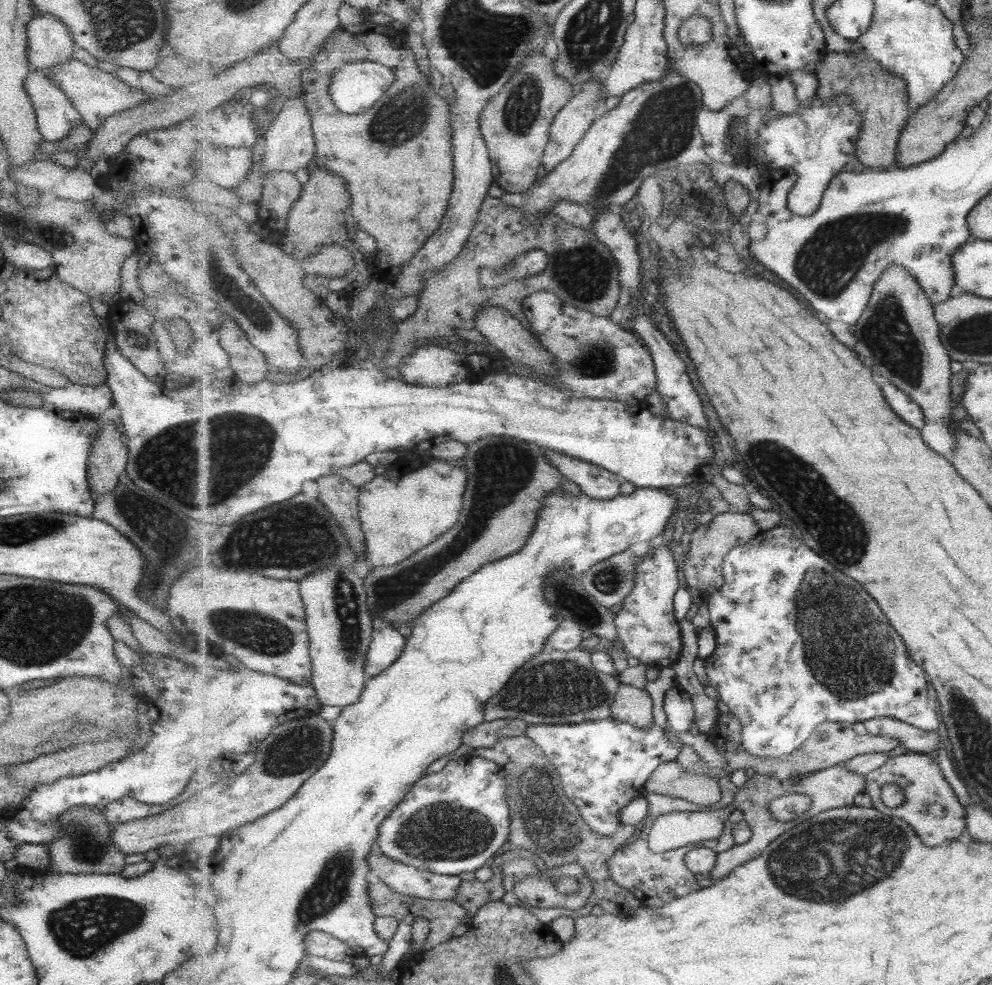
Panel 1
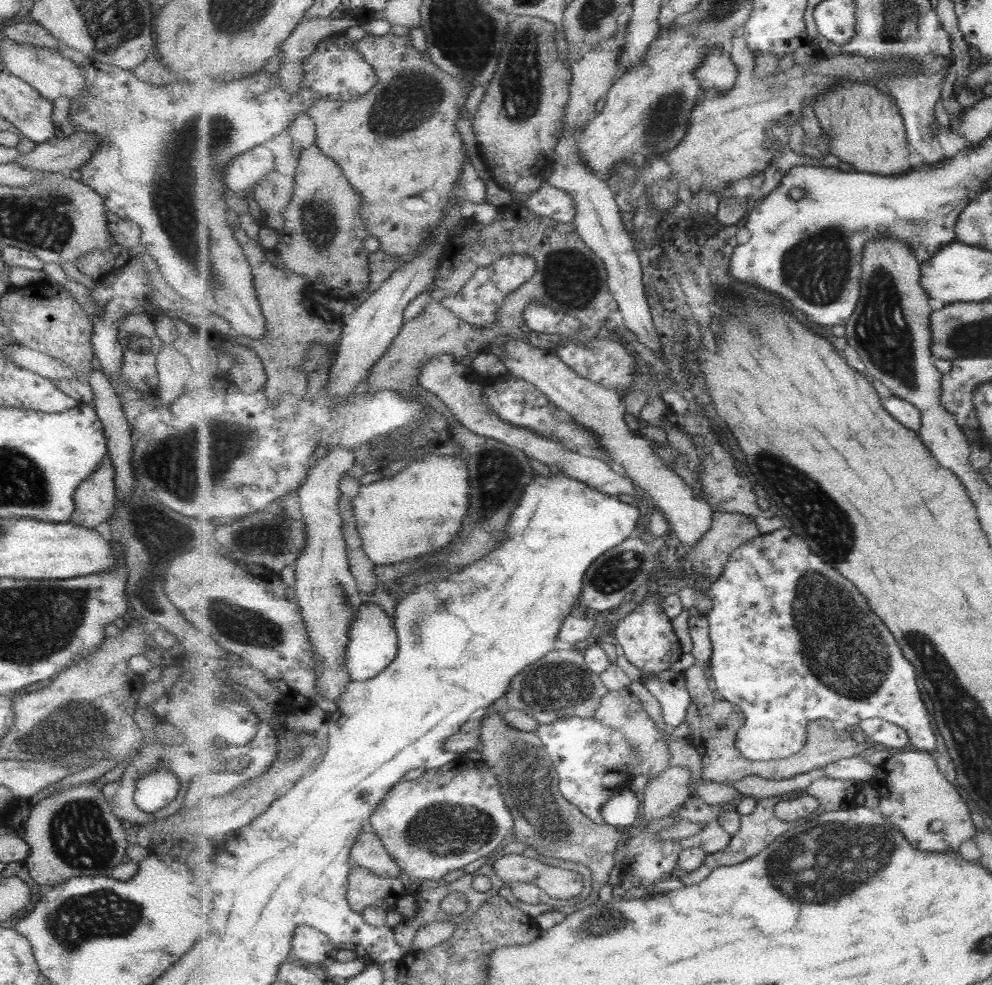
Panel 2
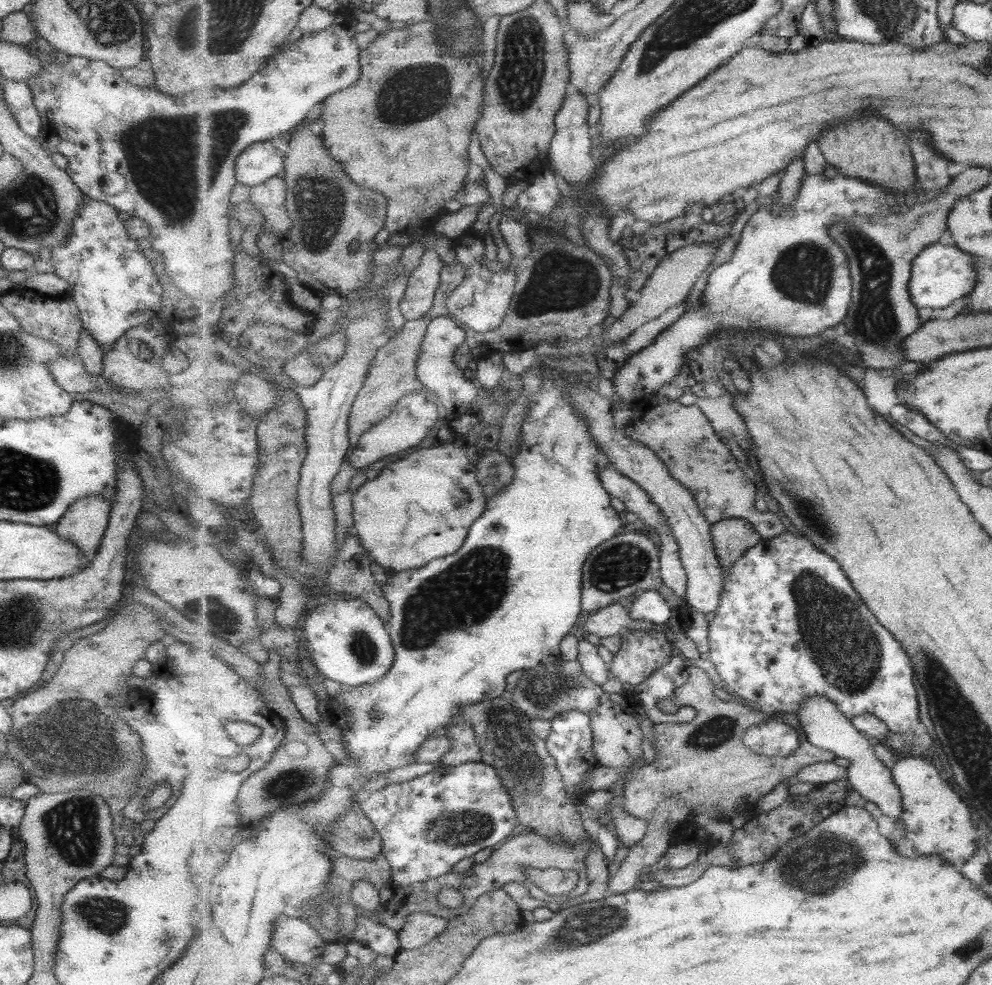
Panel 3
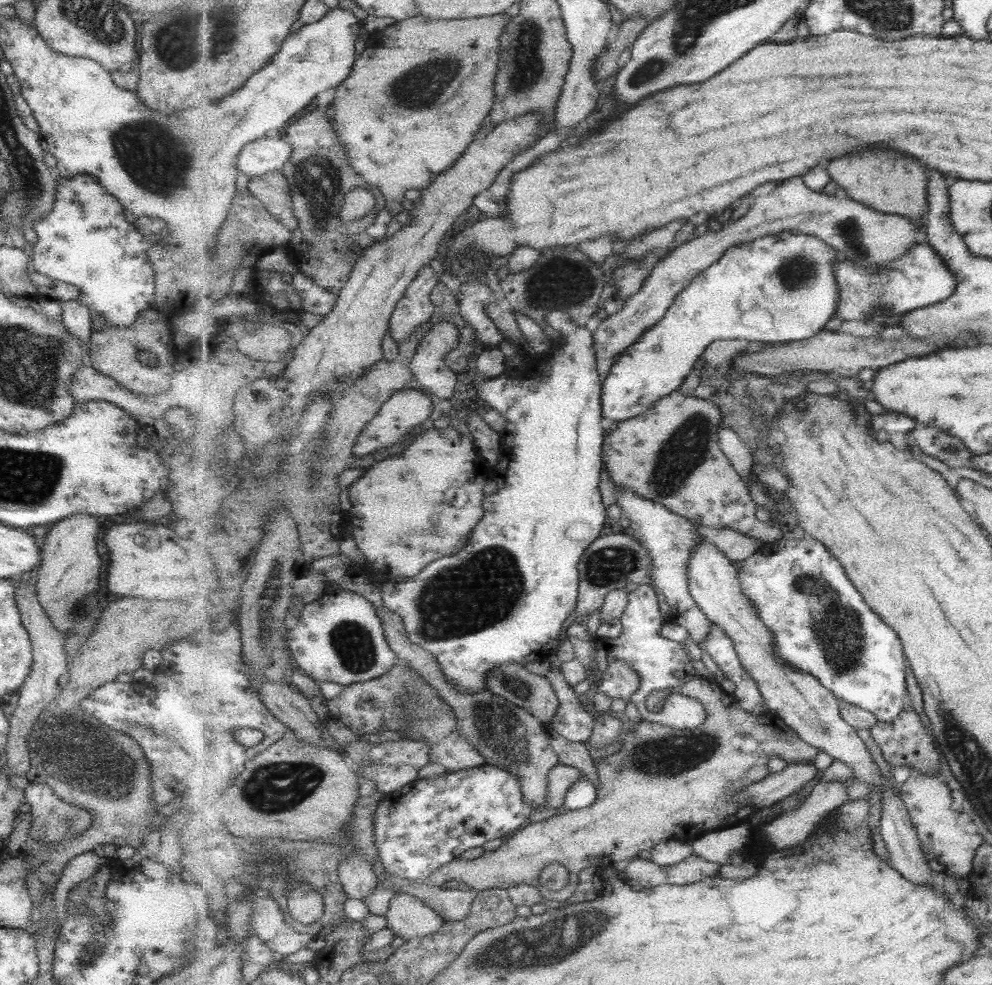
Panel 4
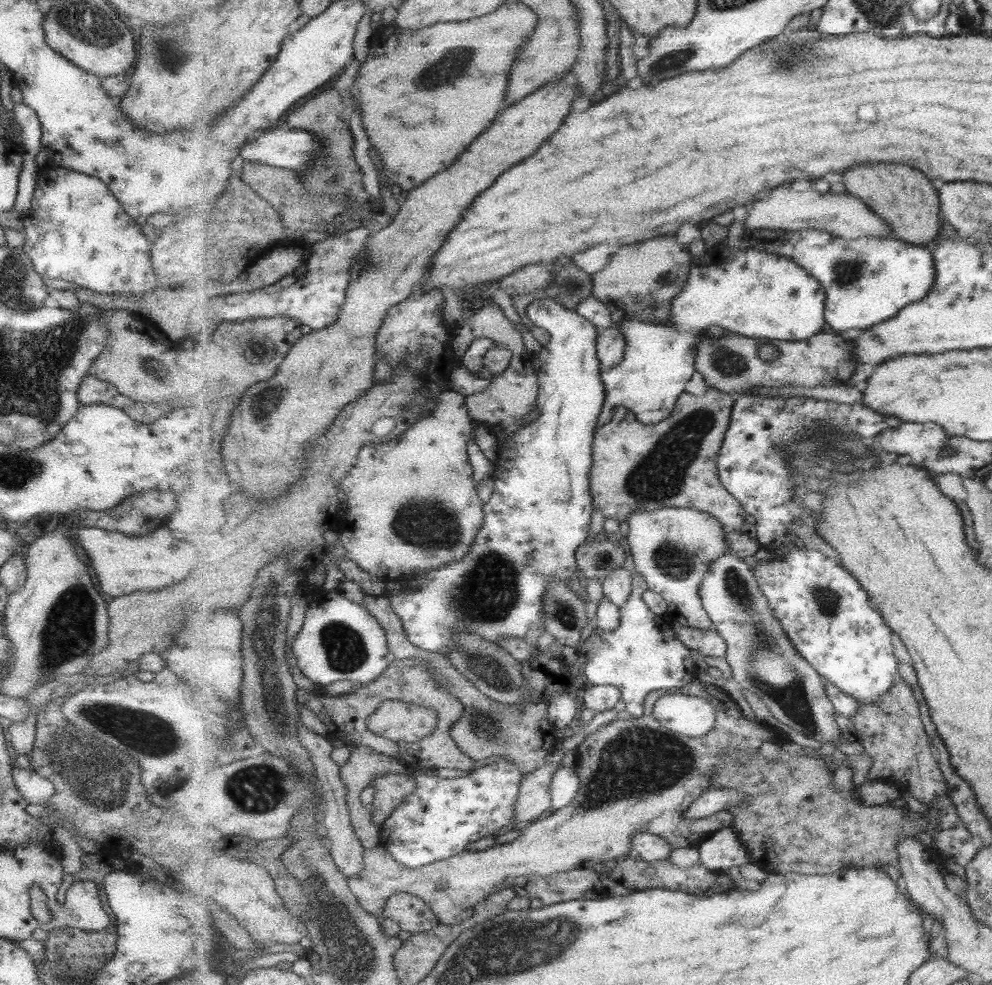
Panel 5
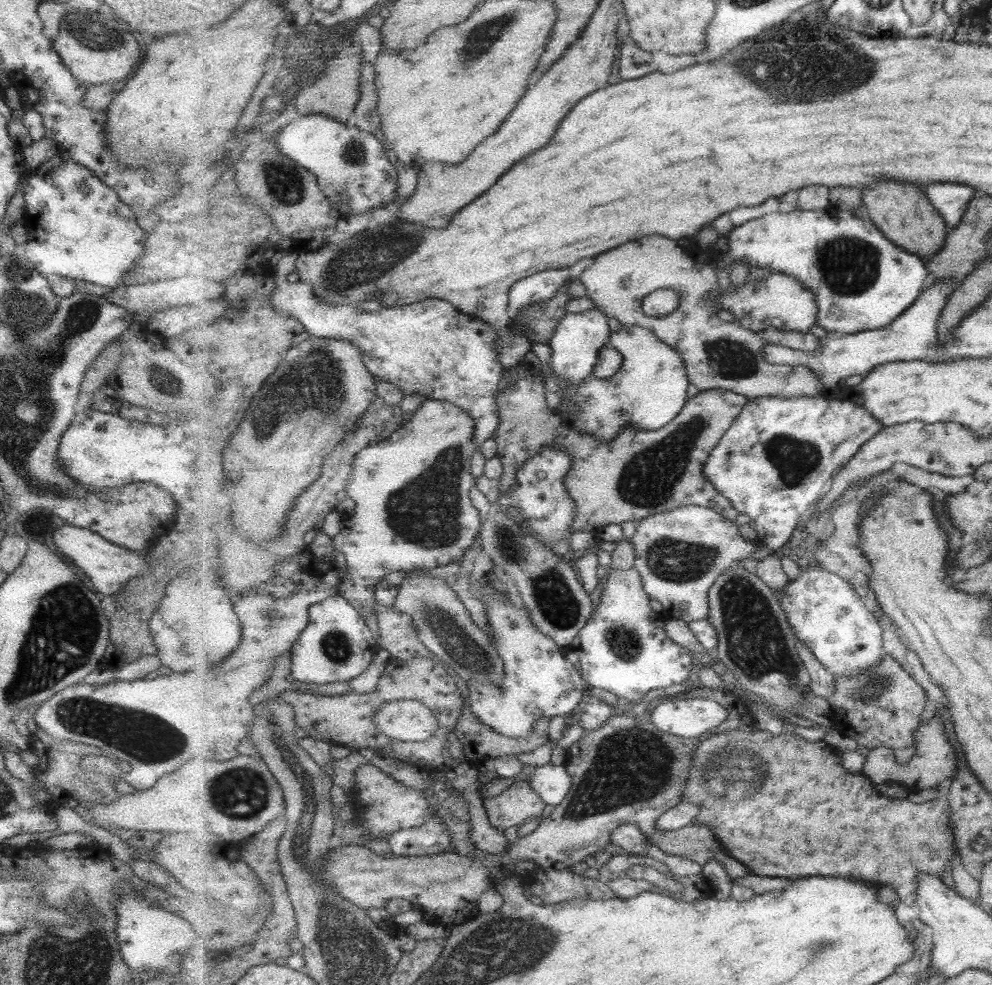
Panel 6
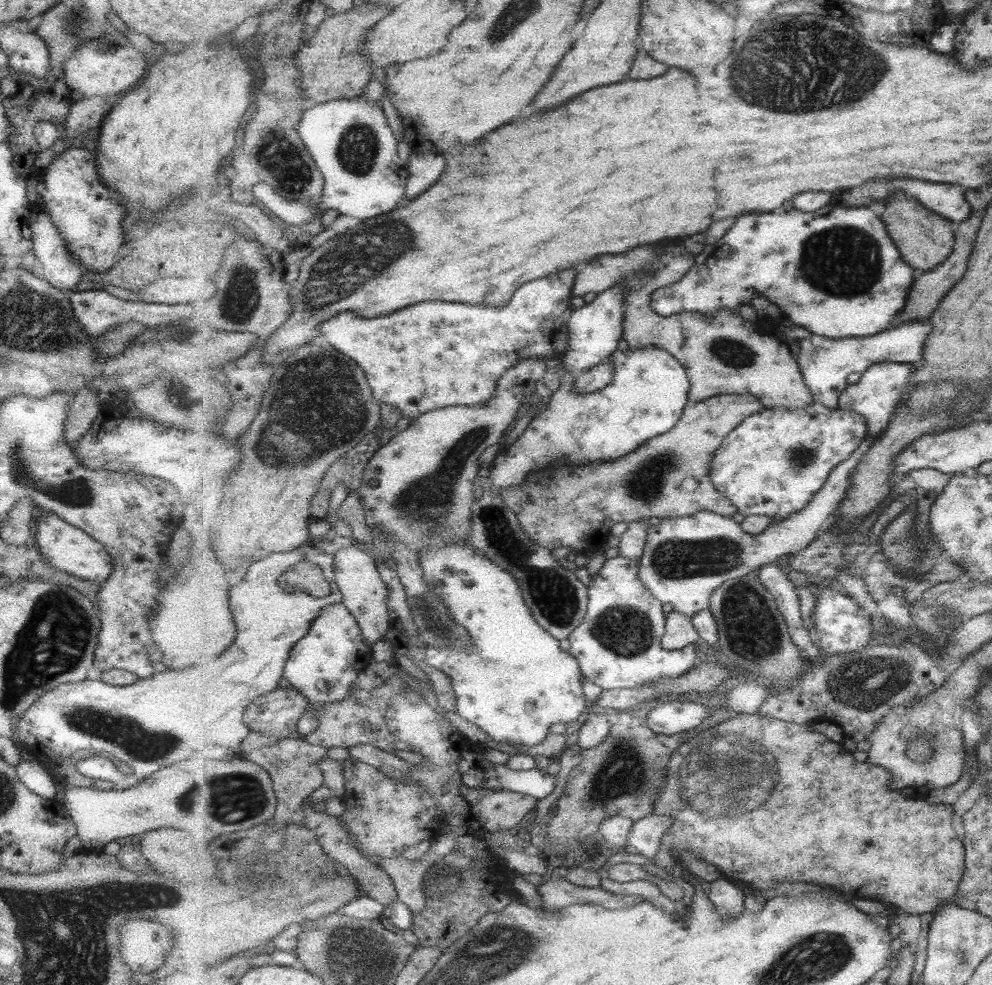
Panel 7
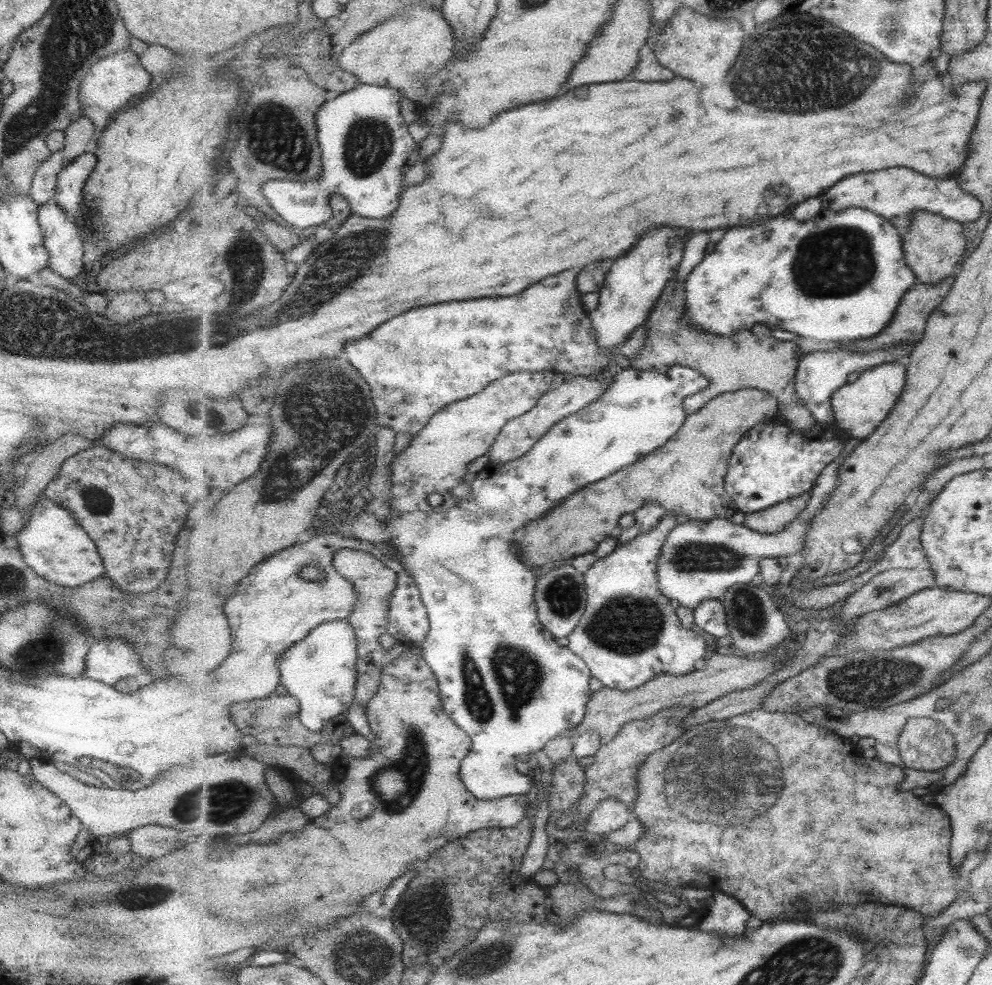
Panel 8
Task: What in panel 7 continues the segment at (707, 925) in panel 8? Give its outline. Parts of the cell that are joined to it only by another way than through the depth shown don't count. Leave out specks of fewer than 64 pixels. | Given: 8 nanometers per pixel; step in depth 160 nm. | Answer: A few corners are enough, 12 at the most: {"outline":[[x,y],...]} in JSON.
{"outline":[[727,878],[705,885],[722,916],[739,916],[743,890]]}

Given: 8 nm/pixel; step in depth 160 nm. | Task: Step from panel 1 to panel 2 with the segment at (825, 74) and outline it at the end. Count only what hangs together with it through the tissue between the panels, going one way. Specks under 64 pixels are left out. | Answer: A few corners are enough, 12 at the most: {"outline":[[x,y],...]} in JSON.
{"outline":[[847,81],[815,104],[844,165],[883,176],[909,164],[903,116]]}

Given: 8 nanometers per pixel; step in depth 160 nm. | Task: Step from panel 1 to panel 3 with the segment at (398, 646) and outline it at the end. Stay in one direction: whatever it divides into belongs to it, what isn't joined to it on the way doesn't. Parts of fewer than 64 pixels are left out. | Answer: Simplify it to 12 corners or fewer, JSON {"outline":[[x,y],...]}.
{"outline":[[356,596],[310,608],[305,656],[326,680],[375,683],[396,648]]}

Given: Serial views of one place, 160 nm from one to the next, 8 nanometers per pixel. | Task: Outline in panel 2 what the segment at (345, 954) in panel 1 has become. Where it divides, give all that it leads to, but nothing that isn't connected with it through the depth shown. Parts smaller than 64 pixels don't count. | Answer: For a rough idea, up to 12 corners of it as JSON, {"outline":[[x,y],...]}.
{"outline":[[309,925],[297,928],[292,955],[300,963],[323,967],[338,946]]}

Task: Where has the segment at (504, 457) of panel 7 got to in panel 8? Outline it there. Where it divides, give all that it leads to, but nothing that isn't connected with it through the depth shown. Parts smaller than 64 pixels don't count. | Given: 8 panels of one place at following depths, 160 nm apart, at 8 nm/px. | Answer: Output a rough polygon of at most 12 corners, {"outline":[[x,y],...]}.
{"outline":[[630,365],[446,511],[338,533],[390,544],[430,620],[477,798],[581,724],[588,664],[538,616],[512,540],[664,447],[698,370]]}

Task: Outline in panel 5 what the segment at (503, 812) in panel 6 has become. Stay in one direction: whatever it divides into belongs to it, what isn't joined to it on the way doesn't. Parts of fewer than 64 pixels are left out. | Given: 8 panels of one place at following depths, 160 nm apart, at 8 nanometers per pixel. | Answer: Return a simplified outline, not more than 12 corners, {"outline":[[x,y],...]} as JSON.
{"outline":[[560,765],[524,775],[515,822],[532,821],[553,806],[550,788]]}

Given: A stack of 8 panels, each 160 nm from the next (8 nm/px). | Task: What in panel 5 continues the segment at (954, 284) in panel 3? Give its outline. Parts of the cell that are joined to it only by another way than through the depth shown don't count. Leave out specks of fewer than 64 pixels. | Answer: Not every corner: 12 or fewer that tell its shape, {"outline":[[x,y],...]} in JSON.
{"outline":[[821,229],[747,232],[828,293],[836,333],[935,288],[926,246]]}

